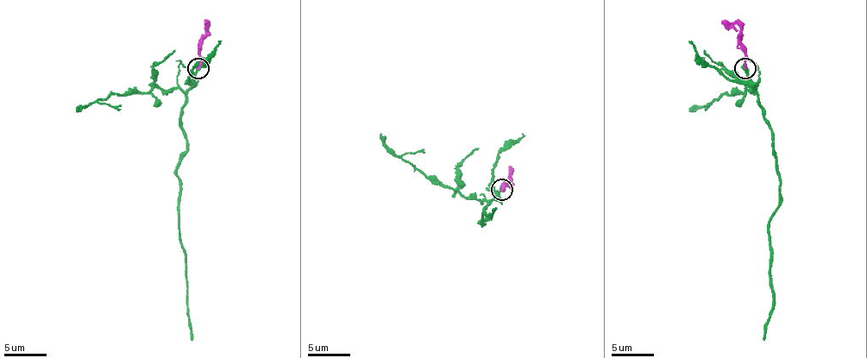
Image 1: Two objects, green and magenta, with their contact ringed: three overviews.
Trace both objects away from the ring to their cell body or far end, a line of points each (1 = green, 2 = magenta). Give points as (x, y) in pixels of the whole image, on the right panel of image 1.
1: (745, 67), (773, 139), (773, 154), (779, 177), (779, 207), (769, 223), (773, 312), (763, 340)
2: (745, 67), (741, 38), (722, 21)

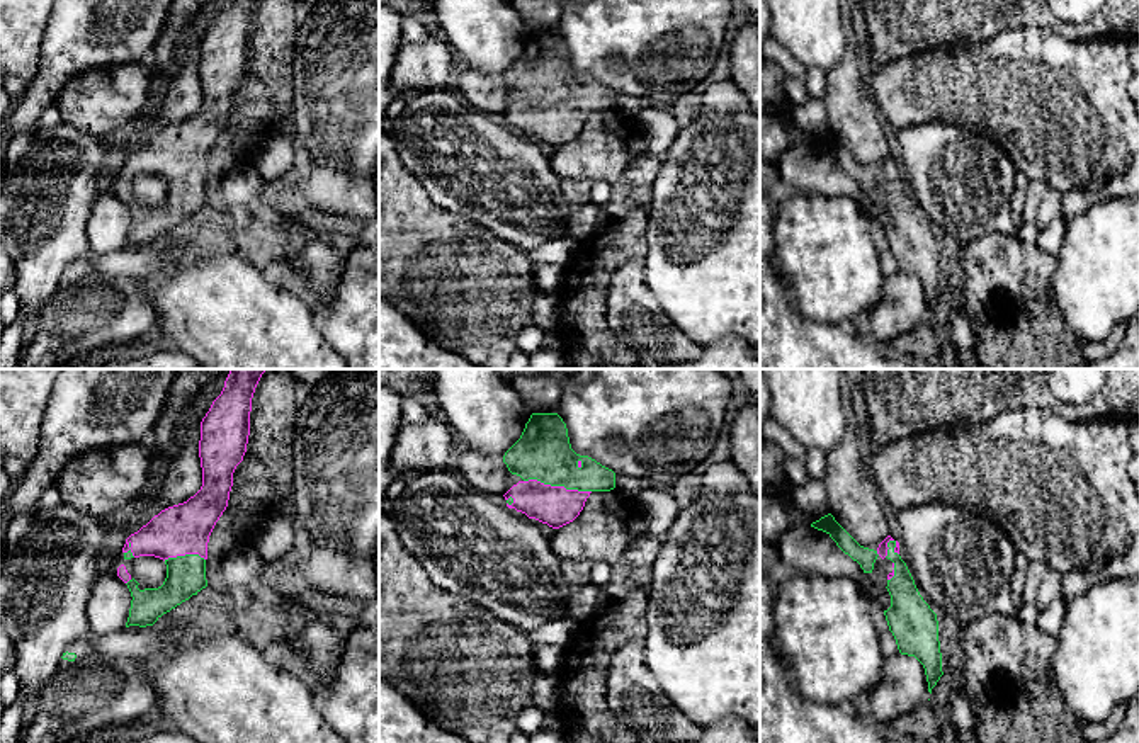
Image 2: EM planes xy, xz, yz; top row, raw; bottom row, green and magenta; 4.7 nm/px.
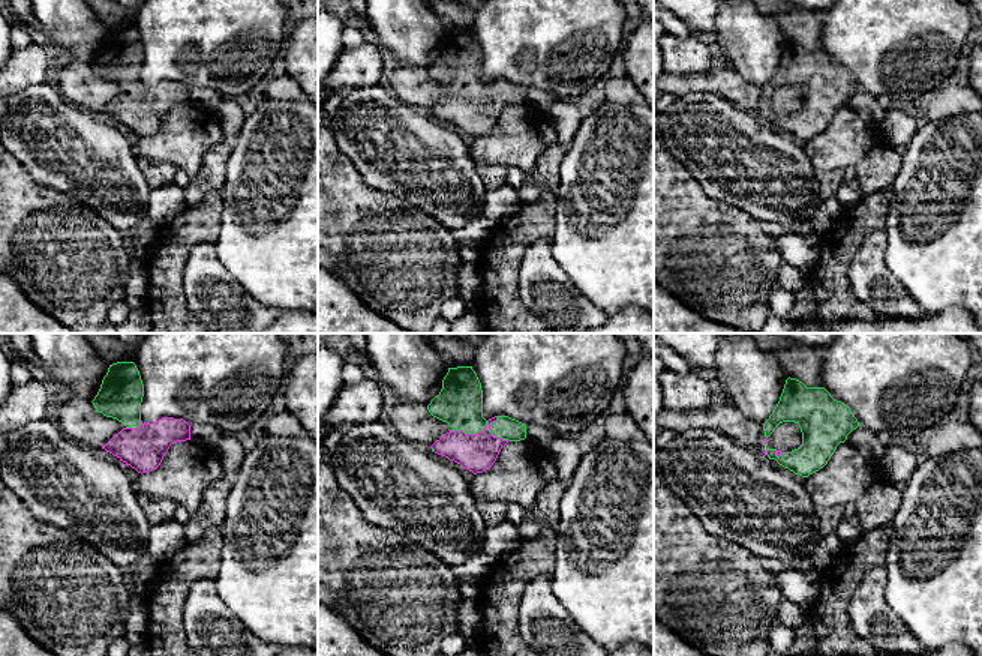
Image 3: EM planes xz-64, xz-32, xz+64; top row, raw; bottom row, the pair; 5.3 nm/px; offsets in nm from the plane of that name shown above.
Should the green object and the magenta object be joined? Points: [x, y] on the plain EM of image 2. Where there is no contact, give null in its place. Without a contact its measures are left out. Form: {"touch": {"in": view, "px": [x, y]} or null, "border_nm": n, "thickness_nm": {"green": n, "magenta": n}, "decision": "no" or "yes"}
{"touch": {"in": "xz", "px": [558, 104]}, "border_nm": 320, "thickness_nm": {"green": 260, "magenta": 190}, "decision": "yes"}

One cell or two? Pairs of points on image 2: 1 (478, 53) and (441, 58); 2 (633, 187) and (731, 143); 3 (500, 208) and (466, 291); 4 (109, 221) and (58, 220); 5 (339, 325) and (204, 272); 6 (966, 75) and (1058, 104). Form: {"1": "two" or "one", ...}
{"1": "two", "2": "two", "3": "two", "4": "two", "5": "two", "6": "one"}

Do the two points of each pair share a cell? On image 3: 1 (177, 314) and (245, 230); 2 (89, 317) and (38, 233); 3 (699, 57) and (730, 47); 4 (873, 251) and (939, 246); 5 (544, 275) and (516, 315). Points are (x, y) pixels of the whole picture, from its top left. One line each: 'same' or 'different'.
1: different
2: same
3: different
4: different
5: different

